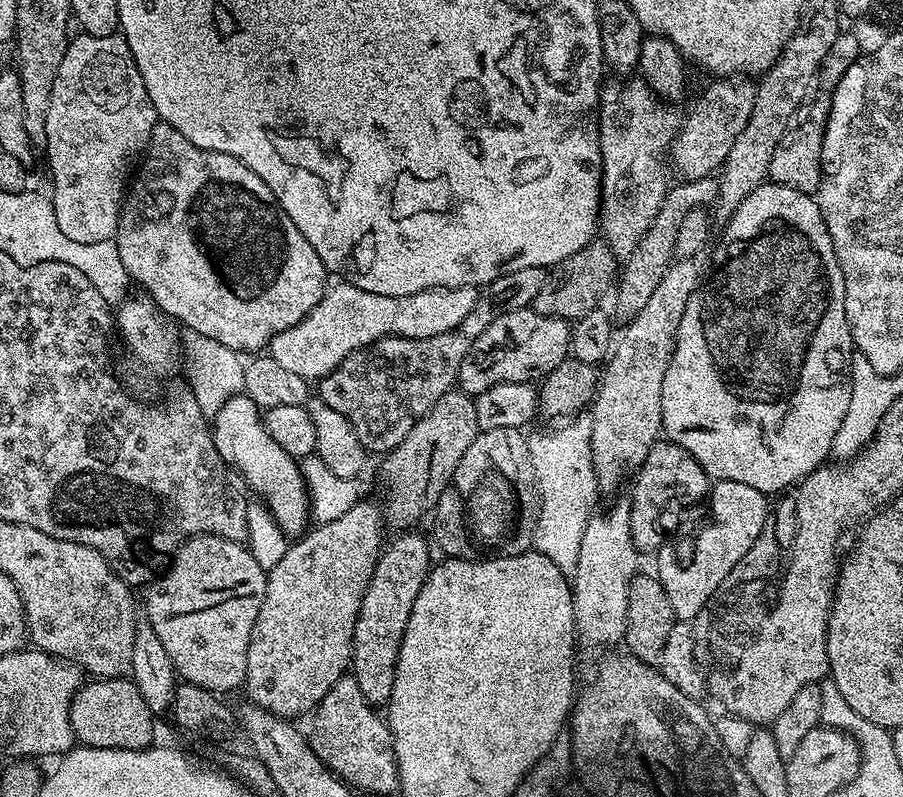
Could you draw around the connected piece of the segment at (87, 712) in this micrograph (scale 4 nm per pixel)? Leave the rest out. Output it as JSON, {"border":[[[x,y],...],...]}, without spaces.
{"border":[[[99,678],[89,679],[87,682],[81,683],[80,689],[74,694],[72,705],[70,706],[70,726],[74,730],[77,741],[86,748],[121,748],[122,750],[142,750],[143,748],[151,748],[154,744],[152,735],[156,732],[155,726],[152,725],[152,720],[154,720],[154,714],[146,706],[146,702],[142,698],[138,686],[131,678],[121,678],[118,680],[101,680]]]}

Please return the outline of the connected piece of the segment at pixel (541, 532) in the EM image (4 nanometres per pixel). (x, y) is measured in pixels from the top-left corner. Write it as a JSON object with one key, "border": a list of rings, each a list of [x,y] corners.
{"border":[[[577,414],[561,424],[564,424],[561,428],[527,437],[540,494],[540,513],[532,535],[532,548],[550,558],[558,570],[571,574],[578,566],[578,549],[582,547],[582,534],[586,534],[588,519],[594,514],[592,507],[596,504],[598,489],[590,446],[591,415]]]}

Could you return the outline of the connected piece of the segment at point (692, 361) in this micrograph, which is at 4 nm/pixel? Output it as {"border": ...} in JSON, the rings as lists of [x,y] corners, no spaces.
{"border":[[[771,182],[761,184],[754,194],[750,194],[750,198],[746,198],[746,202],[742,202],[742,206],[738,206],[723,228],[720,245],[712,256],[712,268],[710,264],[710,271],[700,288],[694,290],[690,302],[686,302],[686,314],[682,314],[676,347],[672,349],[672,360],[662,382],[662,432],[667,439],[692,455],[713,481],[746,482],[746,486],[754,486],[754,490],[779,494],[798,483],[803,476],[809,476],[829,459],[834,434],[838,434],[838,426],[842,426],[842,418],[846,418],[846,410],[850,407],[850,366],[854,345],[850,326],[846,322],[846,286],[842,266],[838,266],[838,254],[834,254],[830,230],[826,230],[815,195],[799,192],[790,186]]]}

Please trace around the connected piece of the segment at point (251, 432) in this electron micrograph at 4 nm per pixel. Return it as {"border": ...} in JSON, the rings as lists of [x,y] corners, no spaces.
{"border":[[[243,394],[231,396],[222,410],[218,410],[211,429],[214,446],[225,465],[236,467],[244,475],[245,482],[260,492],[259,499],[272,513],[276,525],[289,533],[303,531],[310,522],[308,486],[304,483],[297,457],[286,454],[264,429],[264,417],[256,403]]]}

